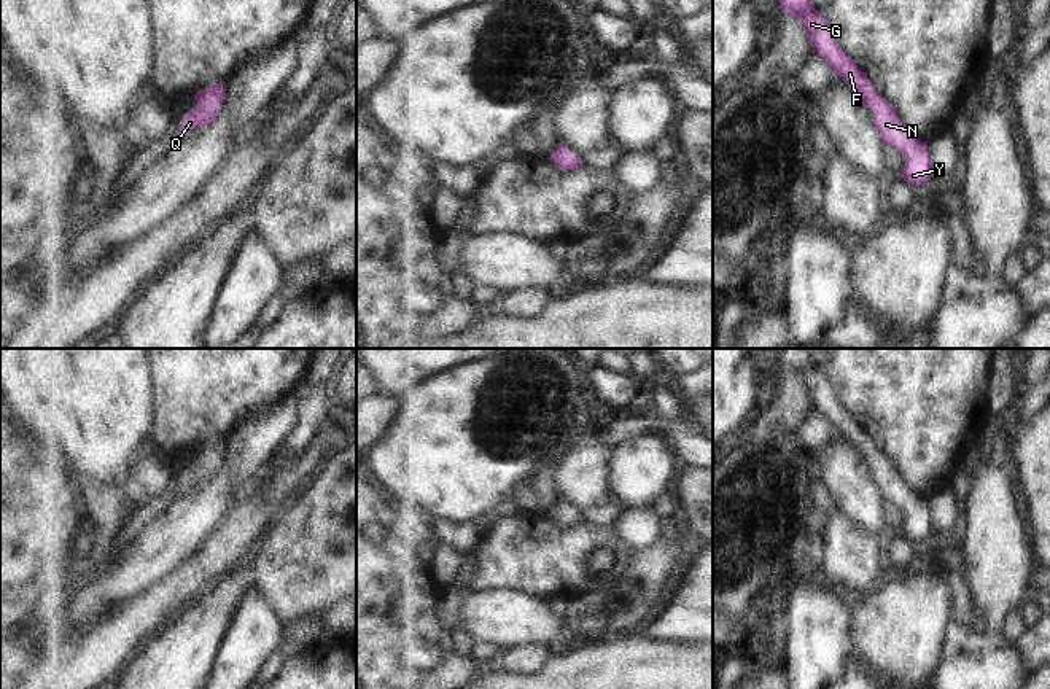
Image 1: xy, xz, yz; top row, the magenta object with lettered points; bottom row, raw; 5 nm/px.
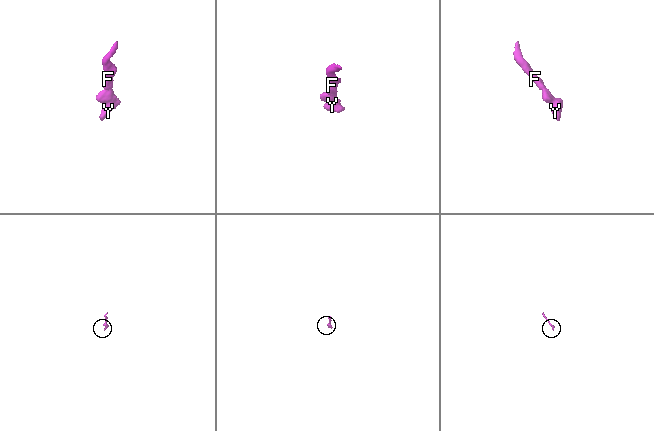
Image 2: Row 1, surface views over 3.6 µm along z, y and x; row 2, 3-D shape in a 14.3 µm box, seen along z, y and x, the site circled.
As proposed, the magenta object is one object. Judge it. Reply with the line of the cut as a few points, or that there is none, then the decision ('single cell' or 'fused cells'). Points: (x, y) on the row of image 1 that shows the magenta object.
cut none; single cell

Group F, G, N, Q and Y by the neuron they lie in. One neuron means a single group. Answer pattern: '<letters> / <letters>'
F G N Q Y

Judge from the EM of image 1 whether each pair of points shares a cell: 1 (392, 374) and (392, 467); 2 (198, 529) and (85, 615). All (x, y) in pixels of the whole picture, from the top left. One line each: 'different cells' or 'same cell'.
1: different cells
2: same cell

